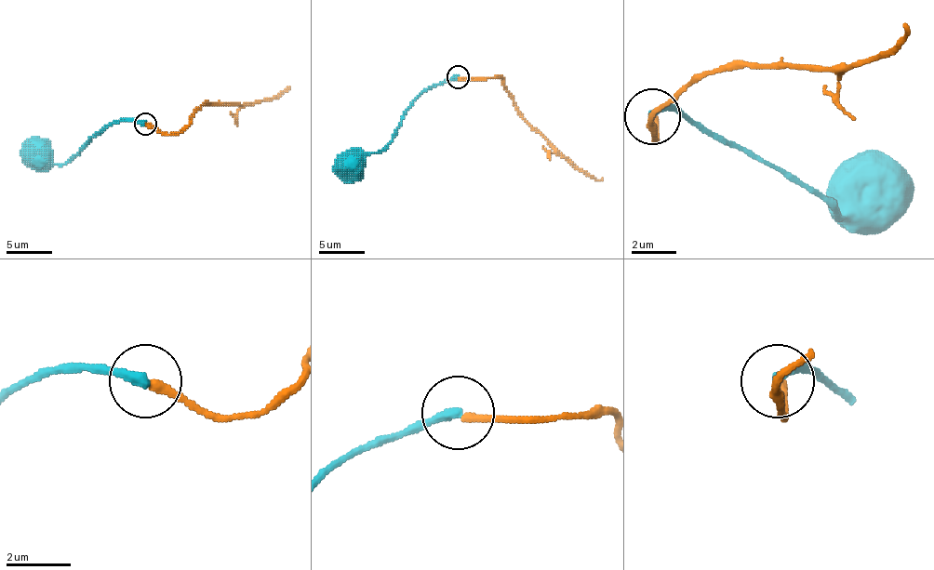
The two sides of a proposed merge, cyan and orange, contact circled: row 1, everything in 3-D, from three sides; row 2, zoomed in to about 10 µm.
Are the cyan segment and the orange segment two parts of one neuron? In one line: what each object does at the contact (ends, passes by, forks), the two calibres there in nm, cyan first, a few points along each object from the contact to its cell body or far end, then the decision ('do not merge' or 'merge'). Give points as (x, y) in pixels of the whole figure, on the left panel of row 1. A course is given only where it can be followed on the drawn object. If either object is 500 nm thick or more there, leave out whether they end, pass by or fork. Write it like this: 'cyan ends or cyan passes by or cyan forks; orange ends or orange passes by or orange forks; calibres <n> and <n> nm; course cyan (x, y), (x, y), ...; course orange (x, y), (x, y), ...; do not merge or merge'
cyan ends; orange ends; calibres 320 and 260 nm; course cyan (146, 123), (113, 121), (63, 164), (47, 164), (38, 155); course orange (146, 123), (166, 135), (178, 135), (203, 105), (250, 105), (267, 100), (289, 86); merge

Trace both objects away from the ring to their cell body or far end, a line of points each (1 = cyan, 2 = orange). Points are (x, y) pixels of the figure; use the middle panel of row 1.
1: (459, 77), (426, 89), (406, 112), (394, 137), (376, 152), (360, 152), (351, 162)
2: (459, 77), (501, 77), (513, 98), (515, 110), (580, 168), (597, 180), (602, 178)

